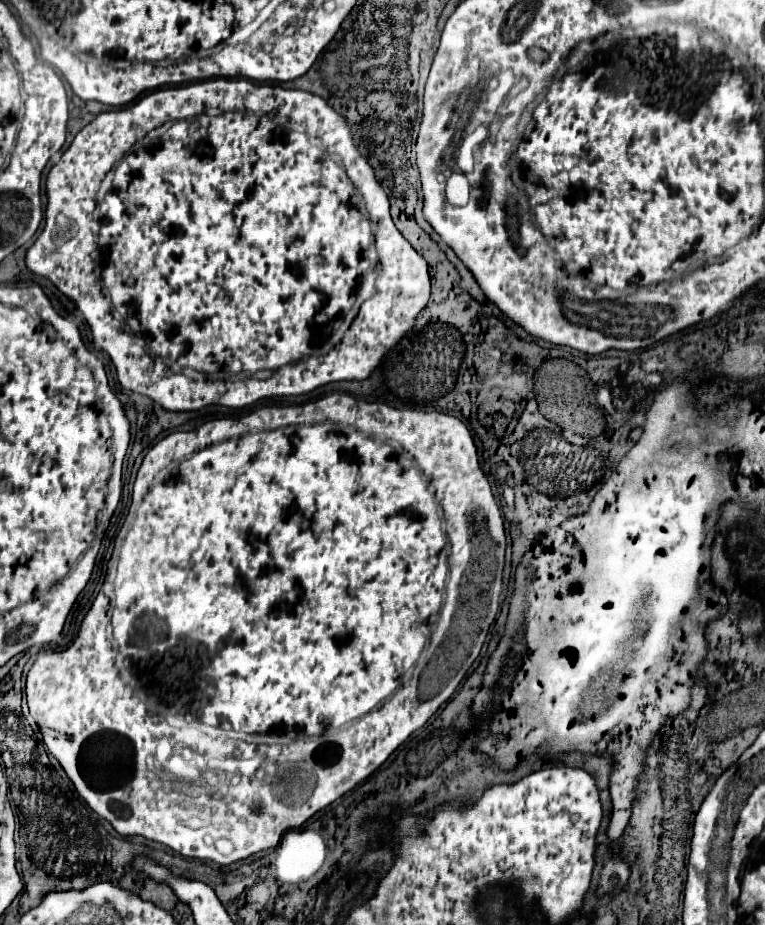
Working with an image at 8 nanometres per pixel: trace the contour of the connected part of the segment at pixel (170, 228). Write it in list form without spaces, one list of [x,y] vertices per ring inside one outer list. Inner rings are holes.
[[[218,77],[218,78],[216,78],[216,79],[214,79],[214,78],[211,78],[211,79],[206,79],[206,80],[203,80],[203,81],[198,81],[198,82],[193,82],[193,83],[190,83],[190,84],[184,84],[184,85],[182,85],[182,86],[166,86],[166,88],[160,88],[160,90],[154,90],[154,92],[150,92],[150,94],[146,94],[146,96],[142,96],[142,98],[140,98],[140,100],[136,100],[136,102],[134,102],[134,104],[130,104],[130,106],[124,106],[124,108],[118,108],[118,110],[110,110],[110,112],[102,112],[102,114],[98,114],[98,116],[96,116],[96,120],[94,120],[94,122],[90,122],[90,124],[88,124],[88,126],[84,126],[84,128],[82,128],[82,130],[80,130],[80,132],[78,132],[78,134],[76,134],[76,138],[74,138],[74,140],[72,140],[72,144],[70,144],[70,148],[68,148],[68,150],[66,150],[66,152],[64,152],[64,154],[62,154],[62,158],[60,158],[60,162],[58,162],[58,164],[56,164],[56,166],[52,166],[52,170],[50,170],[50,174],[48,174],[48,180],[46,180],[46,192],[48,192],[48,206],[46,206],[46,226],[44,226],[44,230],[42,230],[42,234],[40,234],[40,236],[38,236],[38,240],[36,240],[36,242],[34,242],[34,244],[32,244],[32,248],[30,248],[30,250],[28,250],[28,254],[26,254],[26,266],[28,266],[28,268],[30,268],[30,270],[32,270],[32,272],[34,272],[34,274],[38,274],[38,276],[44,276],[44,278],[48,278],[48,280],[50,280],[50,282],[52,282],[52,284],[54,284],[54,286],[56,286],[56,288],[58,288],[58,290],[60,290],[60,292],[62,292],[62,294],[66,294],[66,296],[68,296],[68,298],[70,298],[70,300],[74,300],[74,302],[76,302],[76,306],[78,306],[78,310],[80,310],[80,312],[82,312],[82,314],[84,314],[84,318],[86,318],[86,322],[88,322],[88,324],[90,324],[90,328],[92,328],[92,338],[94,338],[94,344],[96,344],[96,346],[98,346],[98,348],[102,348],[102,350],[106,350],[106,352],[108,352],[108,354],[110,354],[110,358],[112,358],[112,362],[114,362],[114,366],[116,366],[116,372],[118,372],[118,382],[120,382],[120,384],[122,384],[122,388],[126,388],[126,390],[132,390],[132,392],[138,392],[138,394],[144,394],[144,396],[148,396],[148,398],[152,398],[152,400],[154,400],[154,402],[158,402],[158,404],[162,404],[162,406],[164,406],[164,408],[166,408],[166,410],[200,410],[200,408],[204,408],[204,406],[208,406],[208,404],[222,404],[222,406],[228,406],[228,408],[242,408],[242,406],[250,406],[250,404],[254,404],[254,402],[256,402],[256,401],[258,401],[258,400],[262,400],[262,398],[274,398],[274,396],[300,396],[300,394],[308,394],[308,392],[310,392],[310,390],[314,390],[314,388],[318,388],[318,386],[324,386],[324,384],[328,384],[328,382],[338,382],[338,380],[364,380],[364,378],[368,378],[368,376],[370,376],[370,374],[372,374],[372,370],[374,370],[374,368],[376,368],[376,366],[378,366],[378,364],[380,364],[380,360],[382,360],[382,358],[384,358],[384,356],[386,356],[386,354],[388,354],[388,352],[390,352],[390,348],[394,348],[394,346],[396,346],[396,342],[400,342],[400,338],[402,338],[402,334],[406,334],[406,332],[408,332],[408,330],[412,330],[412,328],[414,328],[414,320],[416,320],[416,316],[418,316],[418,312],[420,312],[420,310],[422,310],[422,308],[424,308],[424,306],[426,306],[426,304],[428,304],[428,298],[430,298],[430,276],[428,276],[428,264],[427,264],[427,262],[426,262],[426,260],[424,260],[424,258],[422,258],[422,256],[420,256],[420,254],[418,254],[418,252],[416,252],[416,250],[414,250],[414,248],[412,248],[412,246],[411,246],[411,244],[410,244],[410,242],[408,242],[408,240],[406,240],[406,238],[404,238],[404,236],[402,236],[402,234],[400,234],[400,232],[398,232],[398,230],[396,230],[396,226],[394,226],[394,222],[392,222],[392,218],[390,218],[390,212],[388,212],[388,206],[390,206],[390,204],[388,204],[388,196],[386,196],[386,192],[384,192],[384,190],[382,190],[382,186],[380,186],[380,184],[378,184],[378,180],[376,180],[376,176],[374,176],[374,170],[372,170],[372,168],[370,168],[370,164],[368,164],[368,162],[366,162],[366,160],[364,160],[364,158],[362,158],[362,156],[360,156],[360,152],[358,152],[358,150],[356,150],[356,148],[354,148],[354,144],[352,144],[352,136],[350,136],[350,130],[348,130],[348,128],[346,128],[346,122],[344,122],[344,118],[340,118],[340,116],[338,116],[338,114],[336,114],[336,112],[334,112],[334,110],[332,110],[332,108],[328,108],[328,104],[326,104],[326,102],[324,102],[324,100],[322,100],[322,98],[318,98],[318,96],[314,96],[314,94],[310,94],[310,92],[304,92],[304,90],[284,90],[284,88],[282,88],[282,87],[280,87],[280,86],[266,86],[266,84],[254,84],[254,82],[248,82],[248,79],[245,79],[245,78],[241,78],[241,79],[240,79],[240,80],[239,80],[239,79],[238,79],[238,78],[233,78],[233,79],[231,79],[231,78],[222,78],[222,77]],[[166,122],[174,122],[174,124],[172,124],[172,126],[170,126],[170,128],[168,128],[168,130],[166,130],[166,132],[164,132],[164,134],[162,134],[162,136],[160,136],[160,138],[158,138],[158,140],[154,140],[154,142],[152,142],[152,144],[150,144],[150,146],[142,146],[142,144],[140,144],[140,142],[142,142],[142,140],[144,140],[144,138],[146,138],[146,136],[148,136],[148,134],[150,134],[150,132],[152,132],[152,130],[154,130],[154,128],[160,128],[160,126],[162,126],[162,124],[166,124]],[[116,162],[118,162],[118,166],[116,166],[116,176],[114,176],[114,190],[112,190],[112,192],[110,192],[110,194],[108,194],[108,196],[106,196],[106,198],[104,198],[104,202],[102,202],[102,208],[100,208],[100,210],[98,210],[98,212],[100,212],[100,216],[102,216],[102,214],[104,214],[104,216],[102,216],[102,218],[98,218],[98,220],[96,220],[96,216],[94,216],[94,210],[96,210],[96,194],[98,194],[98,188],[100,188],[100,184],[102,184],[102,180],[104,180],[104,176],[106,176],[106,174],[108,174],[108,172],[110,172],[110,164],[116,164]],[[354,196],[358,196],[358,198],[362,198],[362,204],[364,204],[364,210],[366,210],[366,212],[368,212],[368,218],[366,218],[366,216],[362,216],[362,214],[360,214],[360,210],[358,210],[358,208],[362,208],[362,206],[352,206],[352,200],[350,200],[350,198],[354,198]],[[370,244],[374,244],[374,246],[376,246],[376,252],[378,252],[378,278],[376,278],[376,292],[374,292],[374,296],[372,296],[372,298],[368,298],[368,300],[366,300],[366,302],[364,302],[364,304],[362,304],[362,308],[360,308],[360,310],[358,310],[358,314],[356,314],[356,318],[354,318],[354,320],[352,320],[352,324],[350,324],[350,328],[348,328],[348,330],[346,330],[346,334],[344,334],[344,338],[342,338],[342,340],[340,340],[340,344],[336,344],[336,346],[334,346],[334,348],[332,348],[332,350],[330,350],[330,352],[326,352],[326,354],[322,354],[322,356],[312,356],[312,358],[310,358],[310,354],[312,354],[312,344],[310,344],[310,340],[312,340],[312,326],[330,326],[330,324],[334,324],[334,322],[336,322],[336,316],[338,316],[338,314],[340,314],[340,312],[344,312],[344,310],[350,310],[350,308],[352,308],[352,304],[354,304],[354,286],[356,286],[356,278],[358,278],[358,270],[360,270],[360,258],[364,258],[364,252],[366,252],[366,250],[368,250],[368,246],[370,246]],[[168,360],[172,360],[172,362],[174,362],[174,364],[176,364],[176,366],[180,366],[180,368],[192,368],[192,370],[198,370],[198,372],[202,372],[202,374],[196,374],[196,376],[194,376],[194,378],[190,378],[190,374],[180,374],[180,372],[176,372],[176,370],[174,370],[174,368],[172,368],[172,366],[170,366],[170,362],[168,362]],[[300,362],[302,362],[302,364],[304,364],[304,362],[312,362],[312,366],[308,366],[308,368],[310,368],[310,372],[312,372],[312,374],[308,374],[308,372],[306,372],[306,368],[302,368],[302,366],[300,366]],[[258,368],[266,368],[266,370],[270,370],[270,372],[274,372],[274,374],[272,374],[272,376],[270,376],[270,378],[268,378],[268,380],[258,380],[258,378],[248,378],[248,380],[228,380],[228,378],[220,378],[220,376],[218,376],[218,378],[216,378],[216,374],[218,374],[218,372],[230,372],[230,374],[238,374],[238,372],[240,372],[240,370],[248,370],[248,372],[250,372],[250,374],[254,374],[254,372],[256,372],[256,370],[258,370]]]

